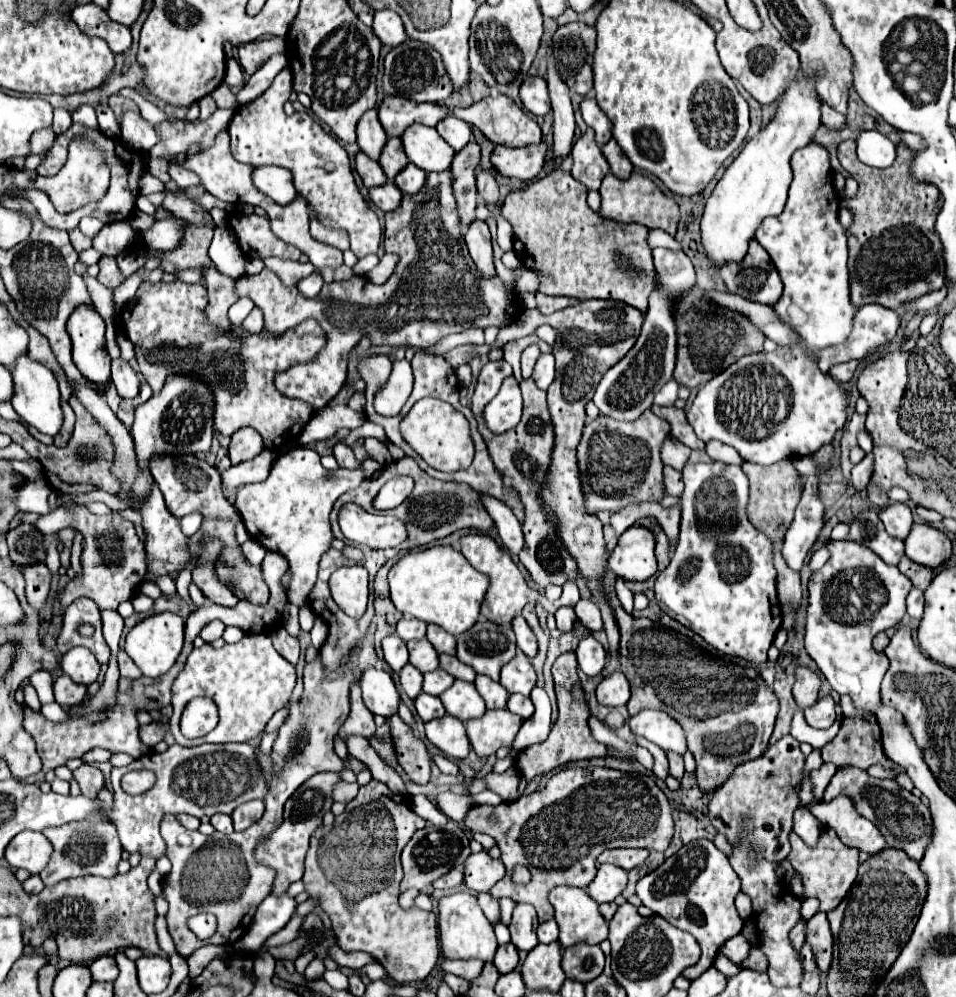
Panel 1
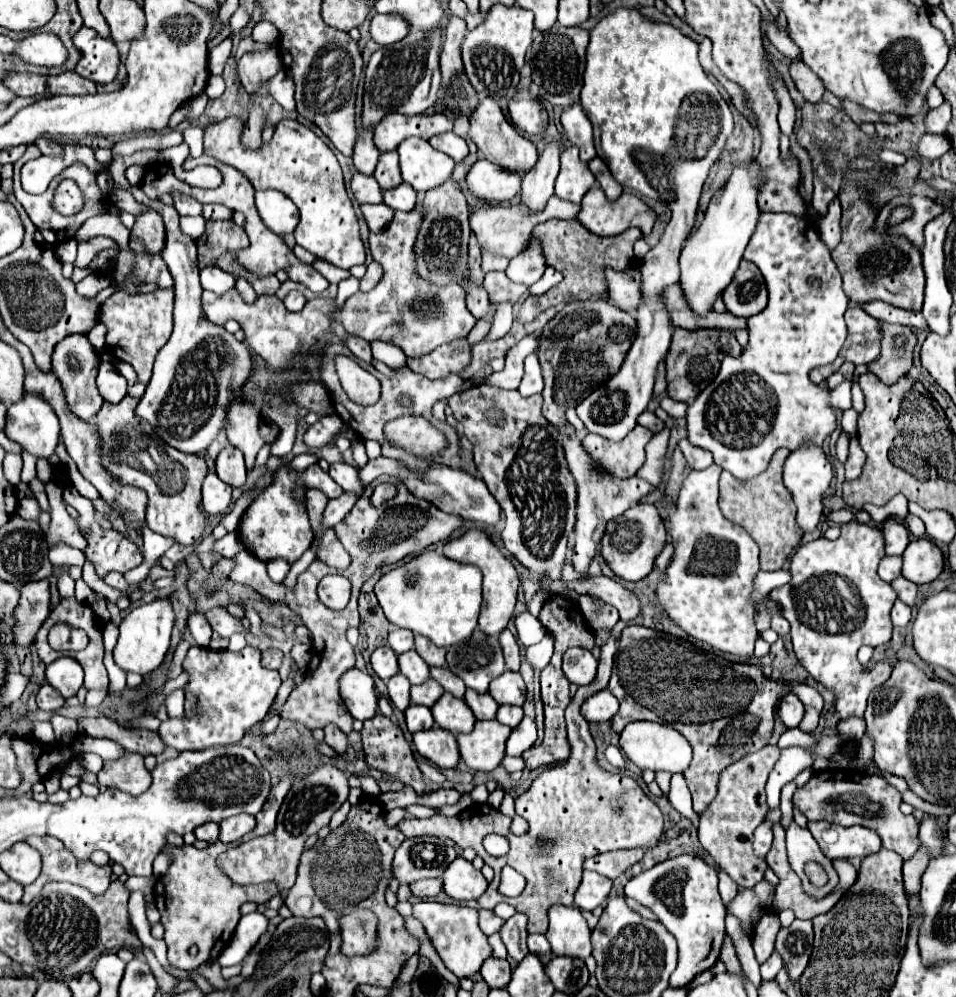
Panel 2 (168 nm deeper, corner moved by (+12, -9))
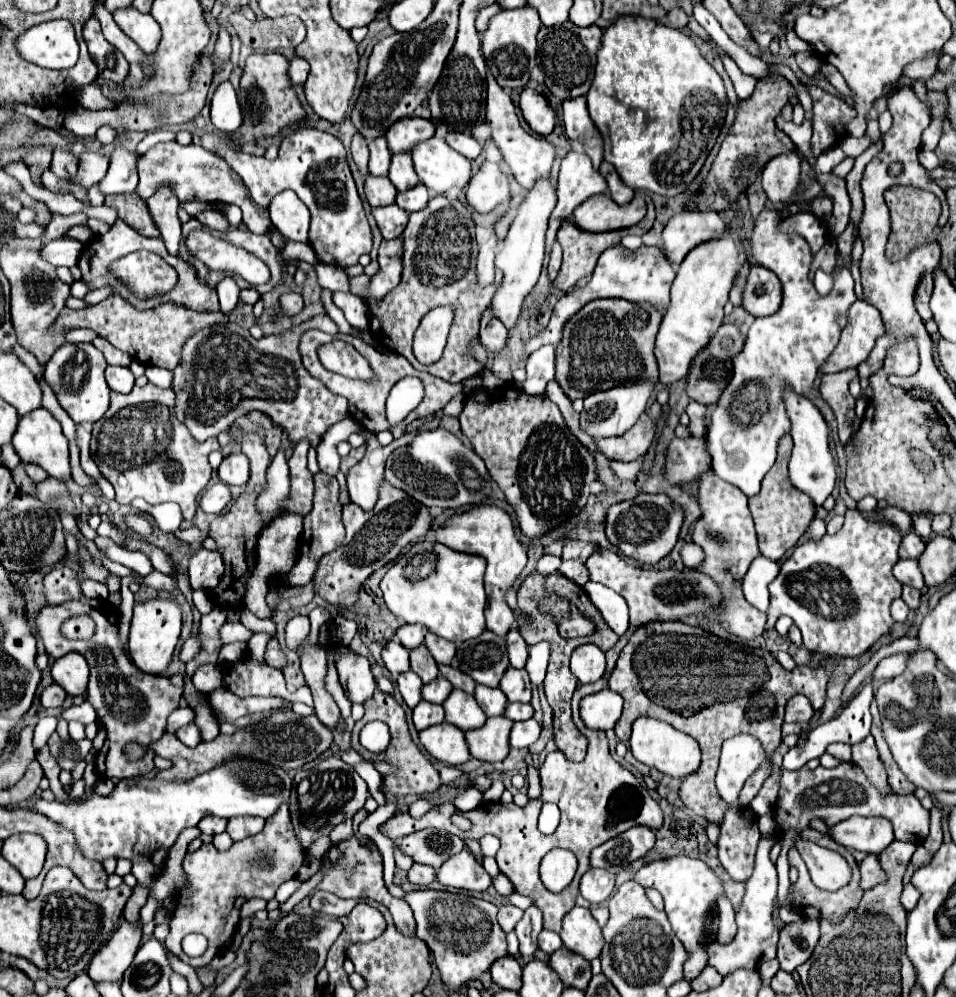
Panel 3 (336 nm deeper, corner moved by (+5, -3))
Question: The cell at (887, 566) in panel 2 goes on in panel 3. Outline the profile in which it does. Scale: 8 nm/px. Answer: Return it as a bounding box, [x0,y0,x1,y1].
[894,559,924,589]

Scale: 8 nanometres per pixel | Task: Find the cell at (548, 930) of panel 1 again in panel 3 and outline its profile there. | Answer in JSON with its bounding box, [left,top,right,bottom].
[538,931,562,953]

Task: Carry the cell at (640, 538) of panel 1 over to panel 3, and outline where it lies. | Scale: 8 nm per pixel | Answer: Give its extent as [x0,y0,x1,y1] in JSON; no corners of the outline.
[606,493,684,563]

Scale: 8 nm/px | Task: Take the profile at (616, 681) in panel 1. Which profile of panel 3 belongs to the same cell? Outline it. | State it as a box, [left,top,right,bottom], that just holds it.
[580,689,622,731]

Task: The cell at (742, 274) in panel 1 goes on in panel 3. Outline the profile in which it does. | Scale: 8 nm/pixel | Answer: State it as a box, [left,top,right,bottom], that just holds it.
[744,265,782,317]

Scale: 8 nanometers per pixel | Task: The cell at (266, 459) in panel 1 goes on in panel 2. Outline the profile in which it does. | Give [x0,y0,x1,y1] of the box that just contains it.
[203,473,231,517]

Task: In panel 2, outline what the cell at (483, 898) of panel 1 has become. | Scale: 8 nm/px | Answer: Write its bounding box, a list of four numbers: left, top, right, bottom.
[479,909,505,935]

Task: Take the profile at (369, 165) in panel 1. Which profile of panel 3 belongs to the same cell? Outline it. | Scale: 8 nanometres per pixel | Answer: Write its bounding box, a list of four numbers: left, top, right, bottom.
[364,175,398,207]

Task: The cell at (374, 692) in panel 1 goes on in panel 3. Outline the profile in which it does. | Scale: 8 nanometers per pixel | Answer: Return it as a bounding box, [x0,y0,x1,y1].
[336,645,376,703]

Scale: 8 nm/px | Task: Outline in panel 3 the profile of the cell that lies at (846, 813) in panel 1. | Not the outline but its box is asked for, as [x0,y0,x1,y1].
[830,815,894,855]

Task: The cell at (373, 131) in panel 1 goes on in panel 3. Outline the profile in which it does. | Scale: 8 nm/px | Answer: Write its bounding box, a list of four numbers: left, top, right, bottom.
[368,137,390,175]

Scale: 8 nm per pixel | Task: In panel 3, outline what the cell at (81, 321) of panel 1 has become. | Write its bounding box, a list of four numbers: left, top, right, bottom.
[44,343,110,425]

